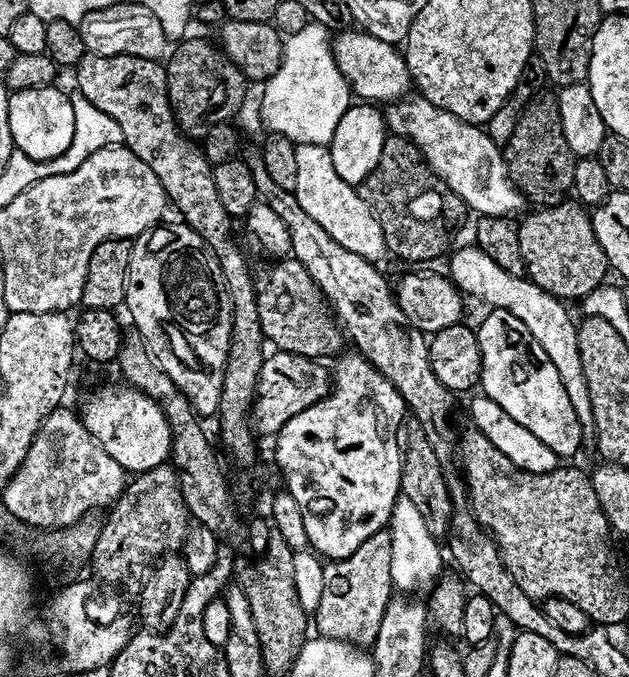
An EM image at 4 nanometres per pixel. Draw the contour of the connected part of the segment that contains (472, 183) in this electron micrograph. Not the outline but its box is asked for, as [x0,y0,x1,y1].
[386,94,525,216]

